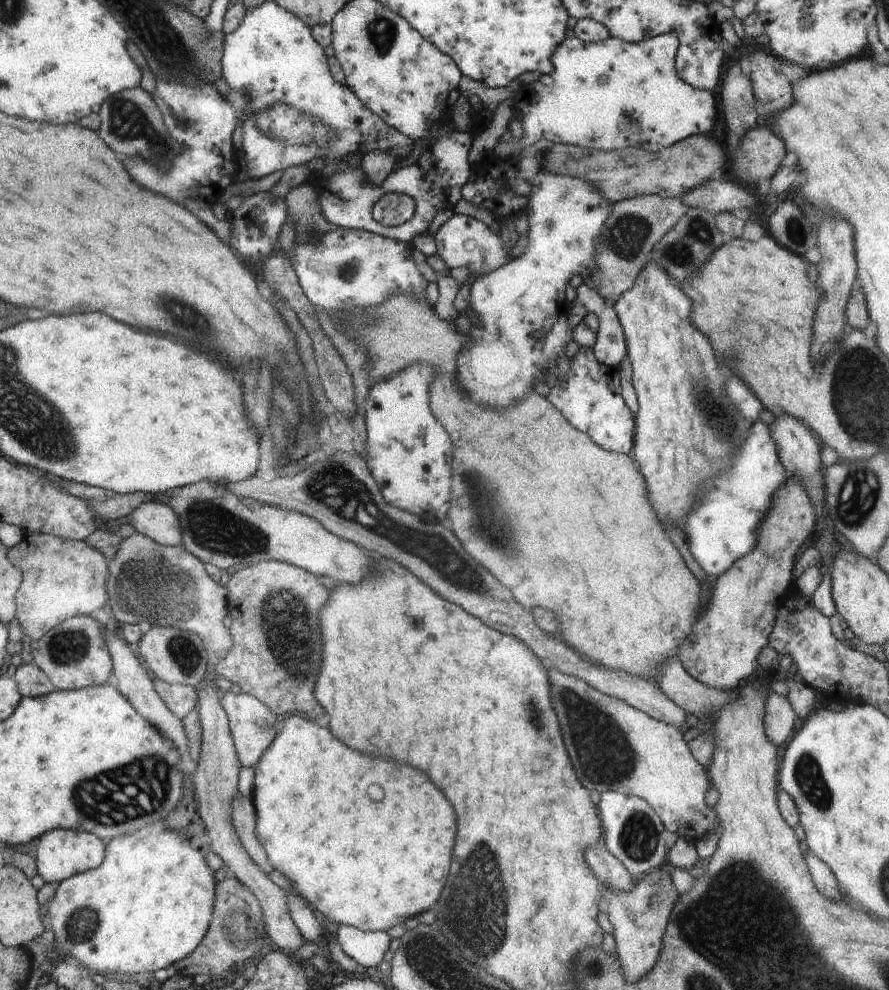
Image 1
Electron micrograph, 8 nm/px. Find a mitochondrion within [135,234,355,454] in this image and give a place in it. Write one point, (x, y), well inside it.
(193, 322)

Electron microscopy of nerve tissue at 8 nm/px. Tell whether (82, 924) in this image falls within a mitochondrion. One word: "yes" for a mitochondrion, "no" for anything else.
yes

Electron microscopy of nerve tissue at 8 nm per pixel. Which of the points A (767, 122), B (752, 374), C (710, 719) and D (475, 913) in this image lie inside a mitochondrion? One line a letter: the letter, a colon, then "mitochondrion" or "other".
A: other
B: other
C: other
D: mitochondrion

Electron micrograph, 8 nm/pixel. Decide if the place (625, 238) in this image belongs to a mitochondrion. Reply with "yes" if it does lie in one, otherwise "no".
yes

